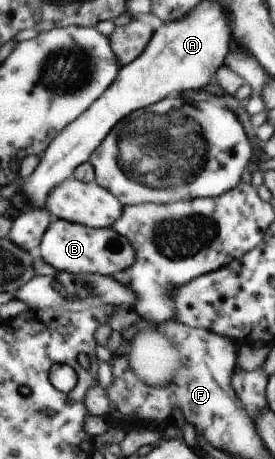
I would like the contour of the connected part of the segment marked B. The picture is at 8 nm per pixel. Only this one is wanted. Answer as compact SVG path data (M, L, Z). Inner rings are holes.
M54 219L49 225L38 252L44 262L50 264L57 271L67 271L73 274L102 274L117 277L131 268L137 260L136 249L117 229L91 228L76 222Z

